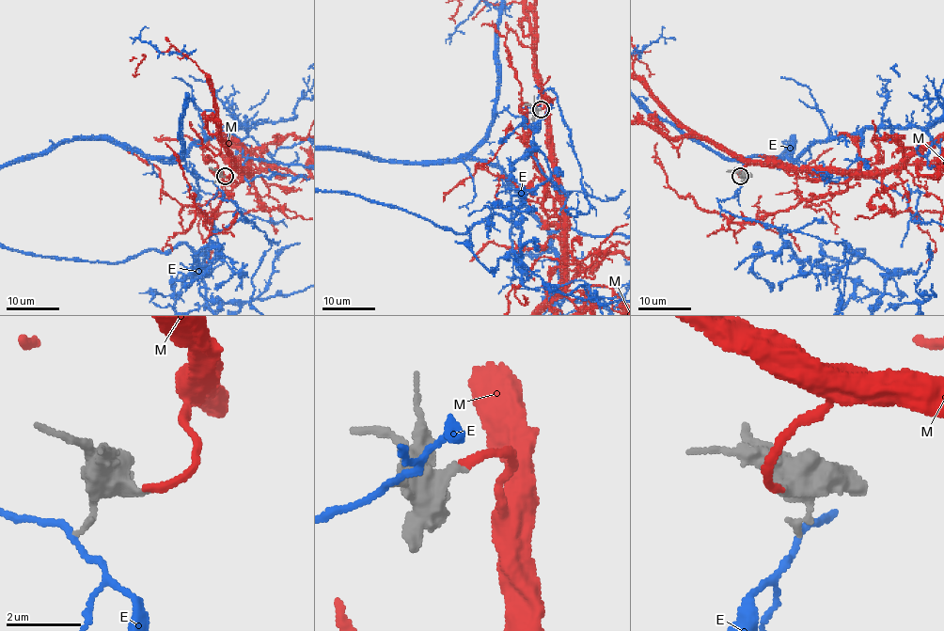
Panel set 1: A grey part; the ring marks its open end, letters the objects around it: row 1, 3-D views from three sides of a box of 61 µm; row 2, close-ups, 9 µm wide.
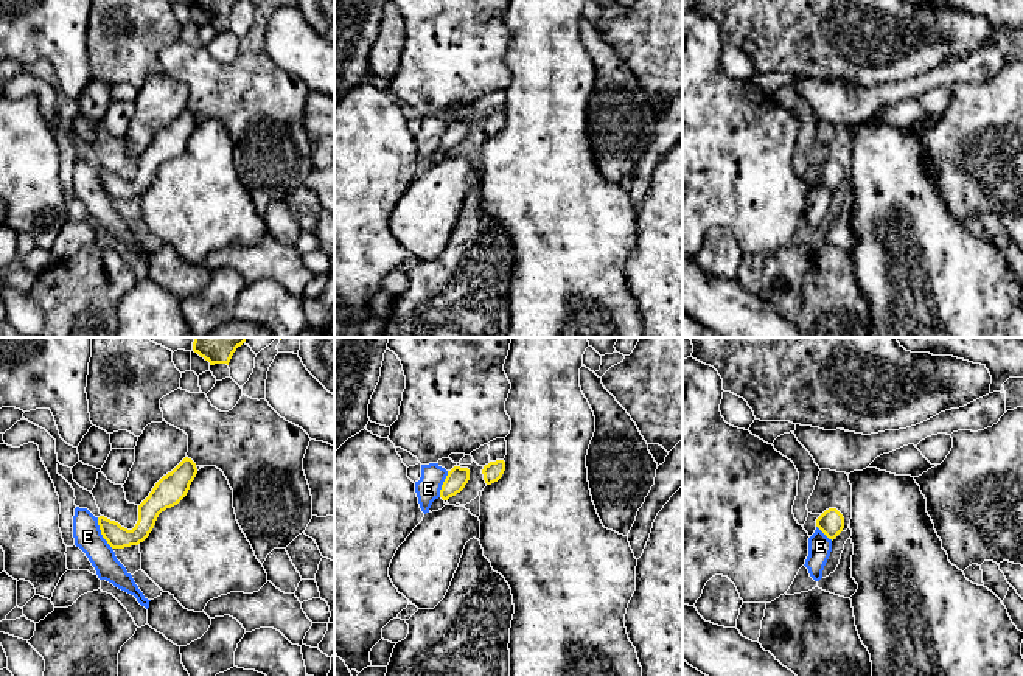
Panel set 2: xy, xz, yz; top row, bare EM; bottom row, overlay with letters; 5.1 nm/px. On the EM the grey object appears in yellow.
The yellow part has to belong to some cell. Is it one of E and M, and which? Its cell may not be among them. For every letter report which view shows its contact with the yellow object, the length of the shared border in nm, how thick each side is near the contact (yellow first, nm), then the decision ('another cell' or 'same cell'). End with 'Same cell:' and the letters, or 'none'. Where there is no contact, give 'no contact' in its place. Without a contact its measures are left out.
E: xy | 190 nm | 120/140 nm | another cell
M: no contact | same cell
Same cell: M

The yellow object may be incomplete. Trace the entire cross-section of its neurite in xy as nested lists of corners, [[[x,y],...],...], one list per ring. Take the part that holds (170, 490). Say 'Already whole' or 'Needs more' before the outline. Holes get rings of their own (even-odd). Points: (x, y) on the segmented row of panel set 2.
Already whole. [[[185,457],[171,472],[155,483],[149,496],[138,505],[138,521],[132,530],[100,516],[98,525],[103,538],[112,549],[124,549],[143,542],[152,531],[159,514],[177,505],[187,496],[196,474],[196,463]]]

